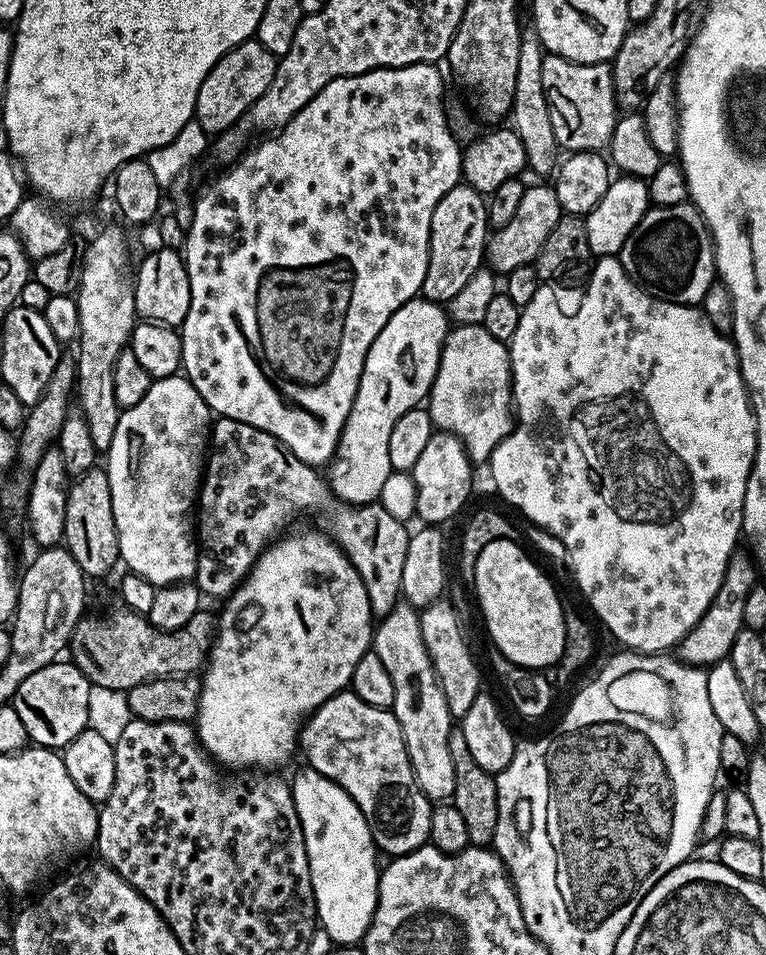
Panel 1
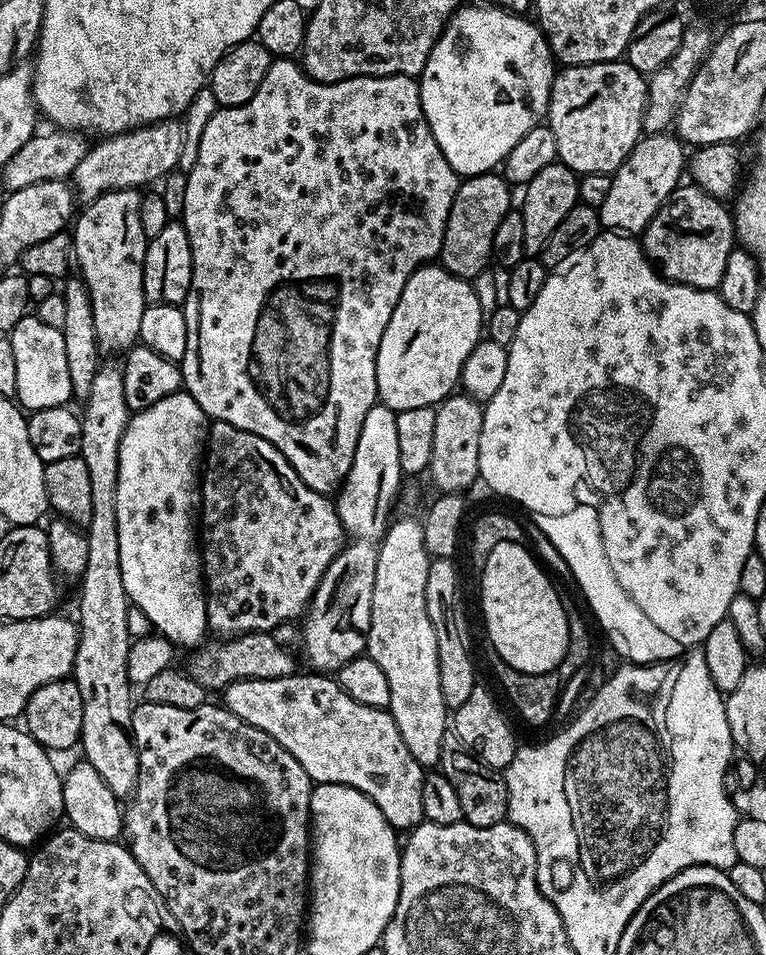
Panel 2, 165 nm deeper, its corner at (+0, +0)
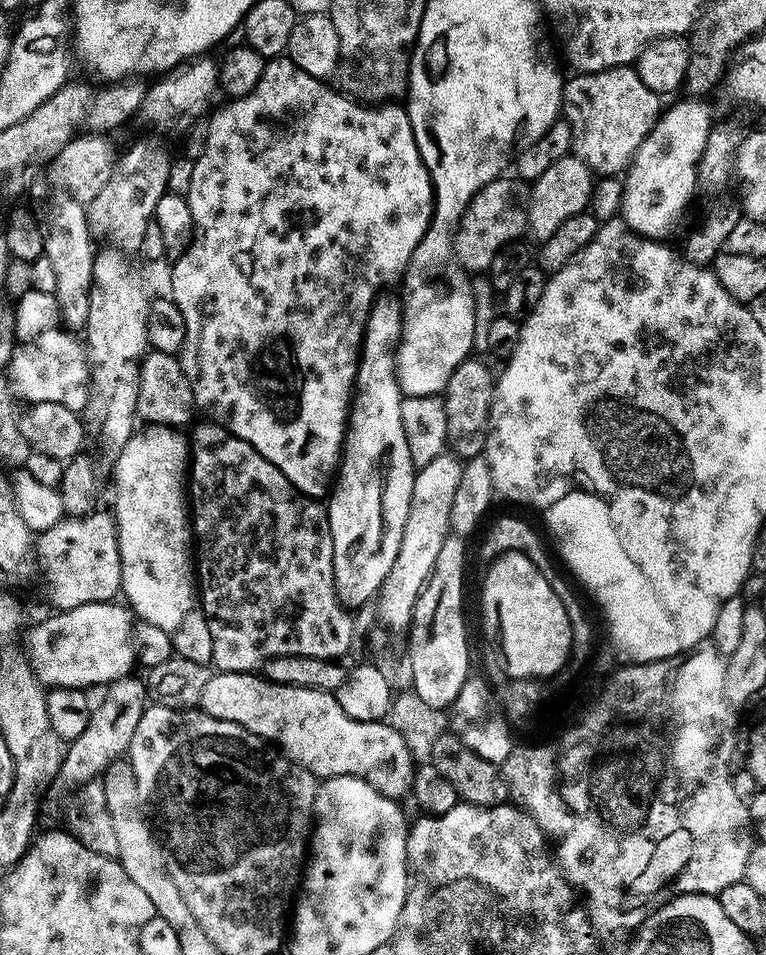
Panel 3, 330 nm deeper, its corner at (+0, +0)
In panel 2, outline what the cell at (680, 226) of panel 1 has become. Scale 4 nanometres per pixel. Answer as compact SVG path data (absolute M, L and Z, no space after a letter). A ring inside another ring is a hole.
M691 182L677 186L661 206L658 214L642 233L642 247L652 267L675 284L695 288L719 289L722 274L726 274L726 258L730 258L737 243L734 216L723 199L712 196Z

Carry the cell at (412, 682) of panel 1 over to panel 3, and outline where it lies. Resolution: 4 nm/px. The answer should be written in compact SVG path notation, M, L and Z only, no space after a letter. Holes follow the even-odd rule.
M445 450L426 466L416 469L414 490L410 494L410 514L406 514L406 526L402 526L402 542L398 542L398 558L394 558L394 566L390 566L390 574L386 574L386 582L382 582L374 600L376 612L380 615L379 623L389 633L407 633L408 625L412 623L416 599L434 570L442 542L446 542L452 532L450 506L453 505L463 469L464 460L451 450Z

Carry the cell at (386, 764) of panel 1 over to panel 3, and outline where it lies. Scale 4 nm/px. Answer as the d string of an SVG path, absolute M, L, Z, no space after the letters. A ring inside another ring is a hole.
M216 672L210 682L206 682L206 690L202 690L198 708L214 718L234 722L258 734L263 740L281 749L285 756L313 772L317 778L357 776L370 782L370 786L374 786L374 790L378 790L386 798L395 801L399 801L400 796L407 797L412 791L418 764L410 754L410 746L406 746L406 738L402 738L402 734L398 734L398 730L394 730L390 722L358 722L358 718L350 718L350 714L346 714L346 710L338 706L338 698L334 692L279 684L251 672Z

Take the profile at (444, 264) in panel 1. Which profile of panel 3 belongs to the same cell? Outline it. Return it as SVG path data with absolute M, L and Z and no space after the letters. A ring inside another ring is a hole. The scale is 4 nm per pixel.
M497 178L482 186L482 190L472 196L456 226L454 250L458 262L469 274L487 273L494 254L498 254L502 246L519 241L528 231L529 185L519 178L504 179Z

